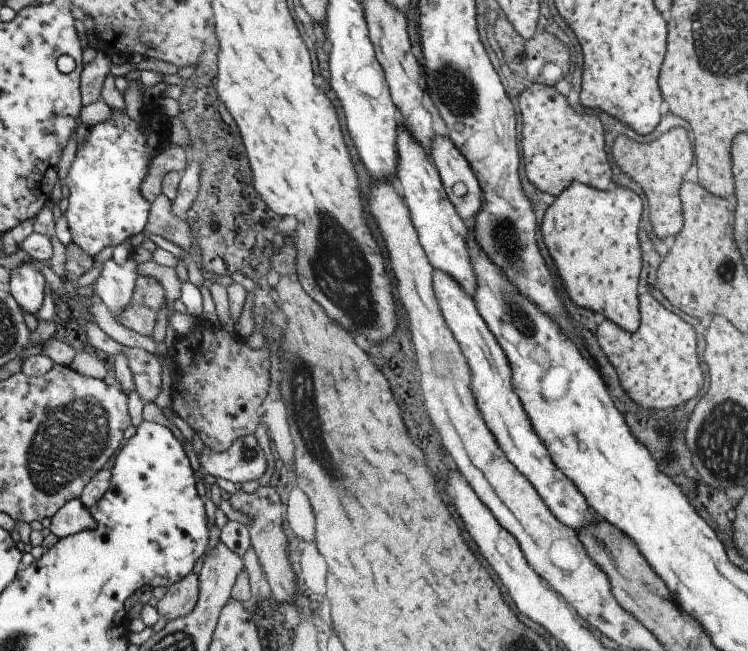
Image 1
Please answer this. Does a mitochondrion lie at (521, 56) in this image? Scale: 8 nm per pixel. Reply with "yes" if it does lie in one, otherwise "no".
no

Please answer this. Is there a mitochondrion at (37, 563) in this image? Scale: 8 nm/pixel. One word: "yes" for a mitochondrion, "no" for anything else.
no

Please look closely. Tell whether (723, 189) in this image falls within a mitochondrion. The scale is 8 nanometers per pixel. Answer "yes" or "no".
no

